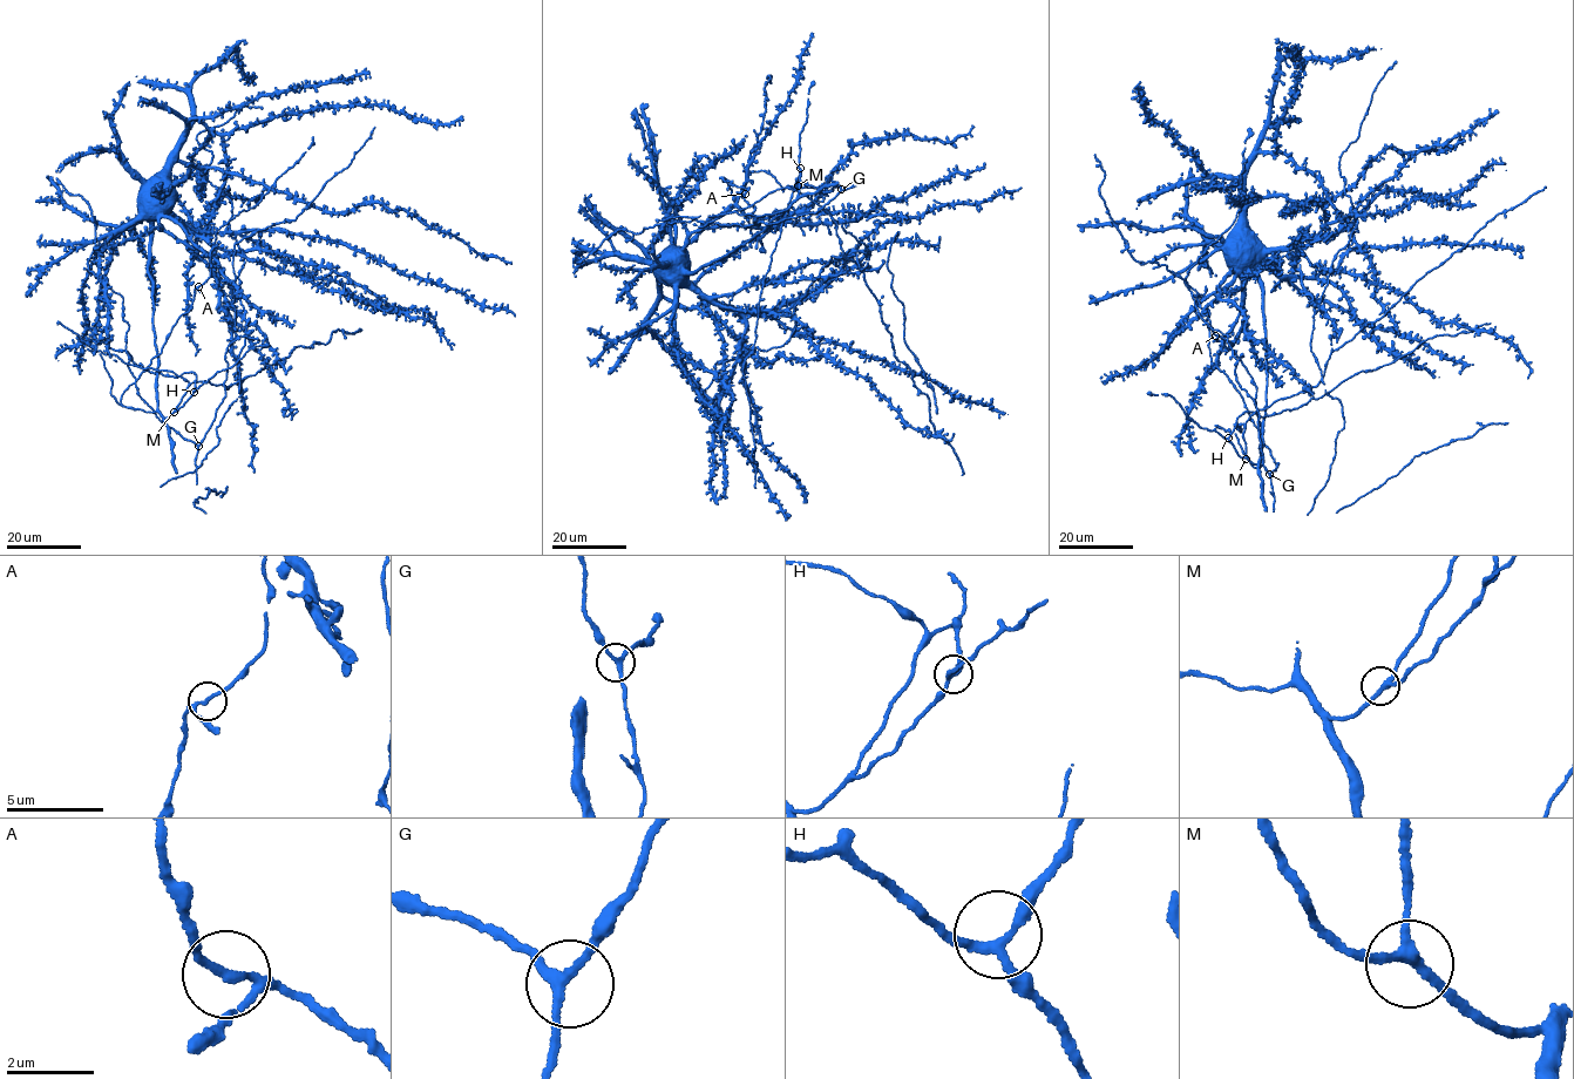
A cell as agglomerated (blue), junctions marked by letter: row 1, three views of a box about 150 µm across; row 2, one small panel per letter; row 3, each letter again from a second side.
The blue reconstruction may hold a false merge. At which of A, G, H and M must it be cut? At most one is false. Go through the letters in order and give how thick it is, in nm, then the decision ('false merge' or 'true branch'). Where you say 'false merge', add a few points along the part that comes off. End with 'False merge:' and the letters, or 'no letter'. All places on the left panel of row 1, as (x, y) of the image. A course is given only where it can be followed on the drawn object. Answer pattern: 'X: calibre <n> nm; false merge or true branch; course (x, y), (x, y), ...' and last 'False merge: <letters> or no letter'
A: calibre 140 nm; true branch
G: calibre 200 nm; true branch
H: calibre 190 nm; true branch
M: calibre 200 nm; true branch
False merge: no letter

